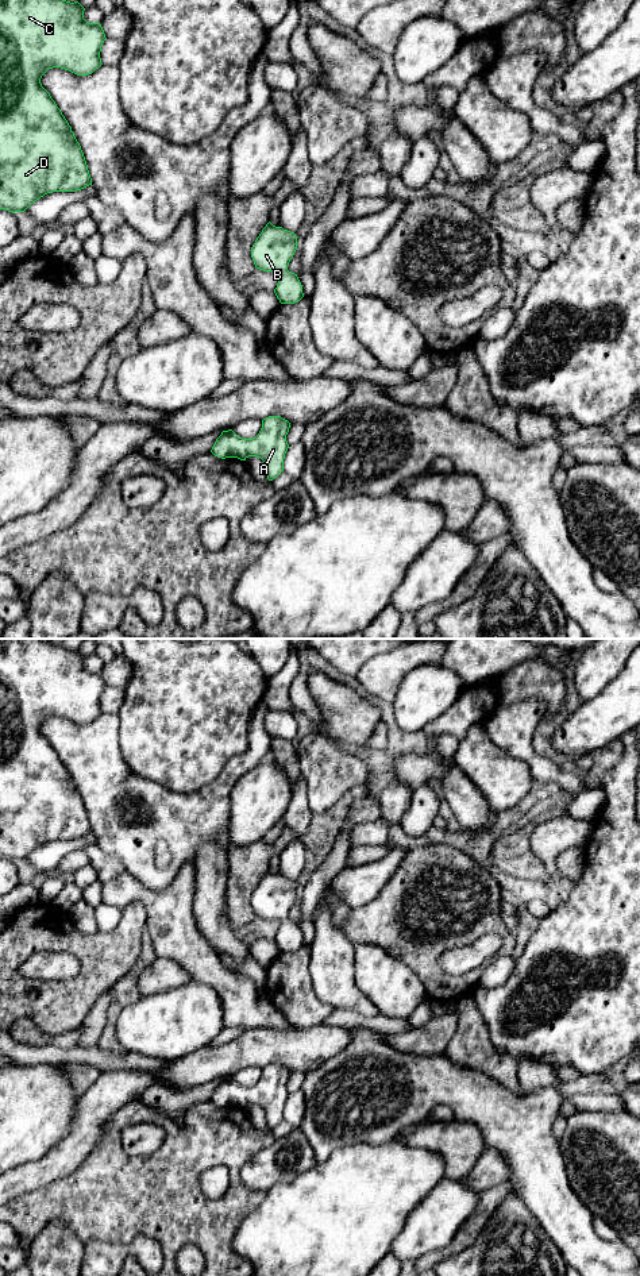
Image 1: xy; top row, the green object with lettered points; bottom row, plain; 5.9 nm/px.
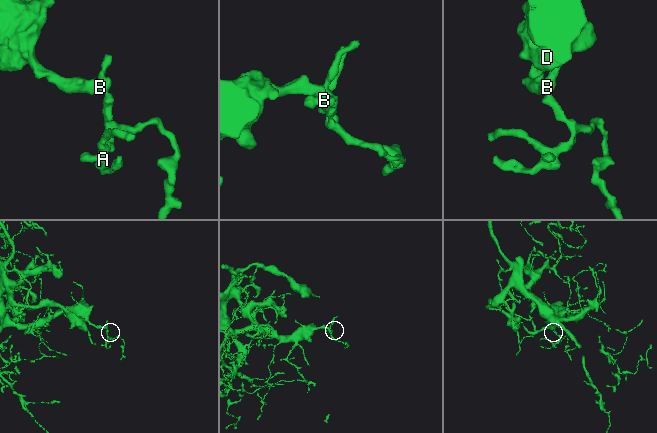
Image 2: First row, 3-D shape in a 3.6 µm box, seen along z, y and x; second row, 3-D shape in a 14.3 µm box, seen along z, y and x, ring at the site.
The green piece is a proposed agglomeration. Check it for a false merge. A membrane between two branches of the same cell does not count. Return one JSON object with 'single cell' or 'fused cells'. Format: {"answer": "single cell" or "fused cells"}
{"answer": "single cell"}

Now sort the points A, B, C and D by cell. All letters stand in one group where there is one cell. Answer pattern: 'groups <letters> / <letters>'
groups A B C D

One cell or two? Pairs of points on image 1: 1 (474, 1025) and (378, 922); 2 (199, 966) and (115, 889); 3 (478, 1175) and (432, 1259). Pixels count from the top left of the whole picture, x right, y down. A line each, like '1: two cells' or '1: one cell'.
1: two cells
2: one cell
3: two cells

